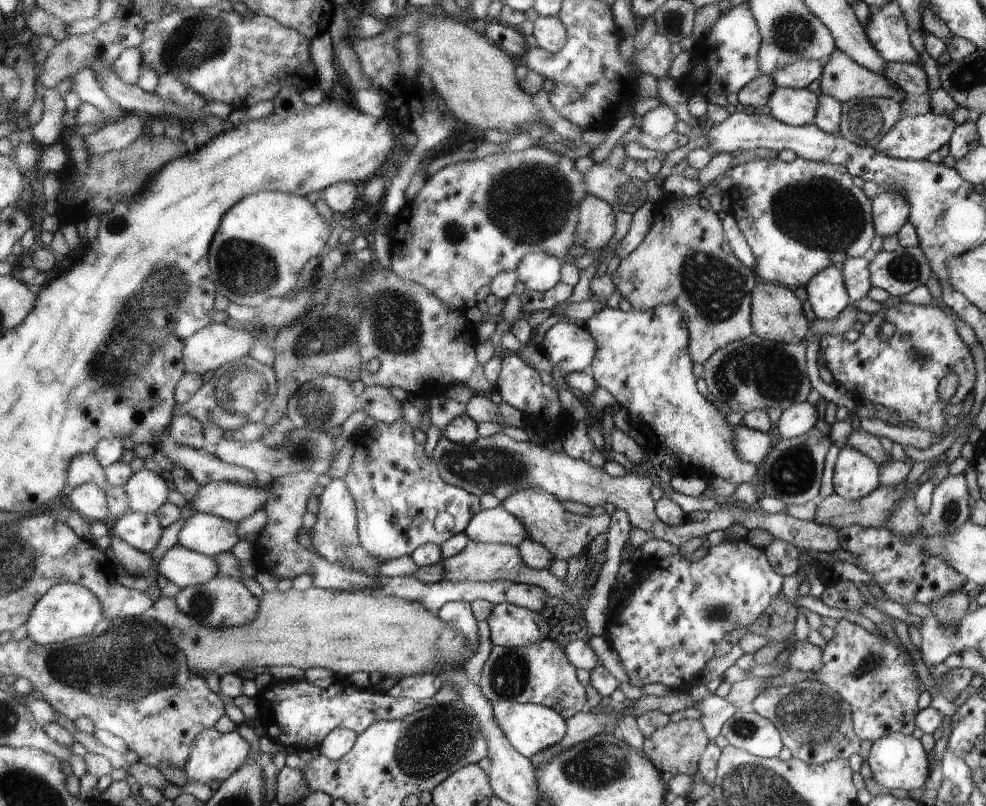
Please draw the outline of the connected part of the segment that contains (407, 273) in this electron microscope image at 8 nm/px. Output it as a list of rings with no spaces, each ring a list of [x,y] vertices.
[[[529,147],[521,151],[506,151],[488,154],[482,159],[473,161],[458,161],[447,168],[442,168],[430,177],[422,190],[395,217],[394,234],[390,237],[390,266],[392,272],[408,281],[418,282],[428,292],[432,292],[442,301],[447,302],[452,309],[464,312],[476,305],[476,292],[482,286],[488,286],[492,279],[502,271],[514,271],[519,263],[531,253],[546,253],[559,259],[564,259],[574,246],[576,224],[578,222],[578,207],[587,192],[587,176],[576,169],[571,157],[560,155],[554,150],[542,147]]]

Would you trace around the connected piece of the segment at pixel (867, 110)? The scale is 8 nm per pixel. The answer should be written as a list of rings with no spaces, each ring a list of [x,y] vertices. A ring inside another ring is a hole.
[[[882,97],[852,98],[843,102],[839,135],[856,145],[875,148],[882,137],[904,116],[900,106],[900,102]]]

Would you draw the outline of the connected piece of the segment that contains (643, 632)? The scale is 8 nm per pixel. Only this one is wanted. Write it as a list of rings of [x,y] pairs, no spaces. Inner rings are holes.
[[[746,538],[734,543],[724,540],[716,546],[709,545],[707,554],[697,562],[689,562],[686,556],[682,558],[680,555],[668,555],[666,558],[652,557],[650,559],[645,559],[638,555],[630,562],[630,565],[636,574],[632,585],[632,592],[627,599],[624,599],[626,607],[622,610],[622,613],[620,613],[619,610],[614,614],[611,613],[606,637],[611,647],[618,652],[620,666],[626,670],[632,686],[643,687],[644,685],[652,685],[652,682],[658,682],[662,688],[666,688],[666,690],[671,692],[688,692],[686,684],[690,684],[692,678],[696,678],[696,674],[698,674],[698,672],[706,666],[706,662],[714,656],[714,646],[724,638],[724,634],[728,634],[728,632],[734,630],[734,628],[742,626],[749,627],[754,620],[764,612],[764,609],[772,602],[772,599],[781,591],[782,581],[784,580],[784,577],[774,572],[763,549],[750,545]]]

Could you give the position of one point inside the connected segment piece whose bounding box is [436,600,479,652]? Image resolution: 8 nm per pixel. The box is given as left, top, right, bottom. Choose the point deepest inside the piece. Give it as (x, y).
(459, 613)

